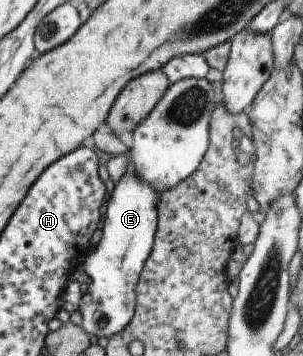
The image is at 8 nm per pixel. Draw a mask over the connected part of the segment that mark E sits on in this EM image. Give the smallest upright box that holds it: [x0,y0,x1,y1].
[78,160,160,338]

